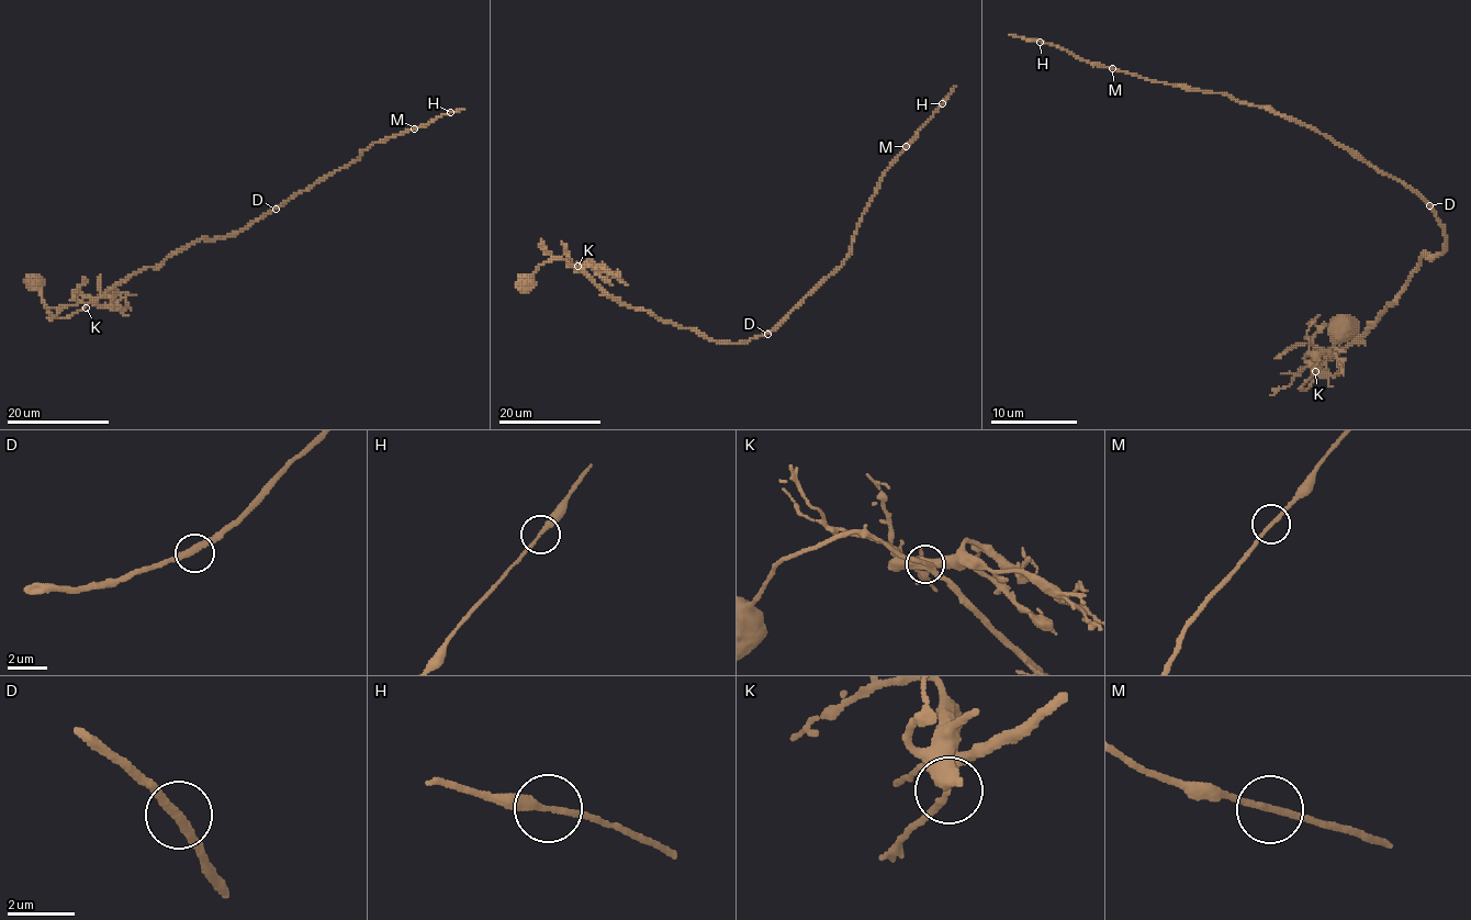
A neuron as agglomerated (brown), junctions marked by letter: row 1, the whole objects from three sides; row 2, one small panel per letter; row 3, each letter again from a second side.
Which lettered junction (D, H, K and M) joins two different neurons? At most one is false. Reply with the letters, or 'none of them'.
none of them

